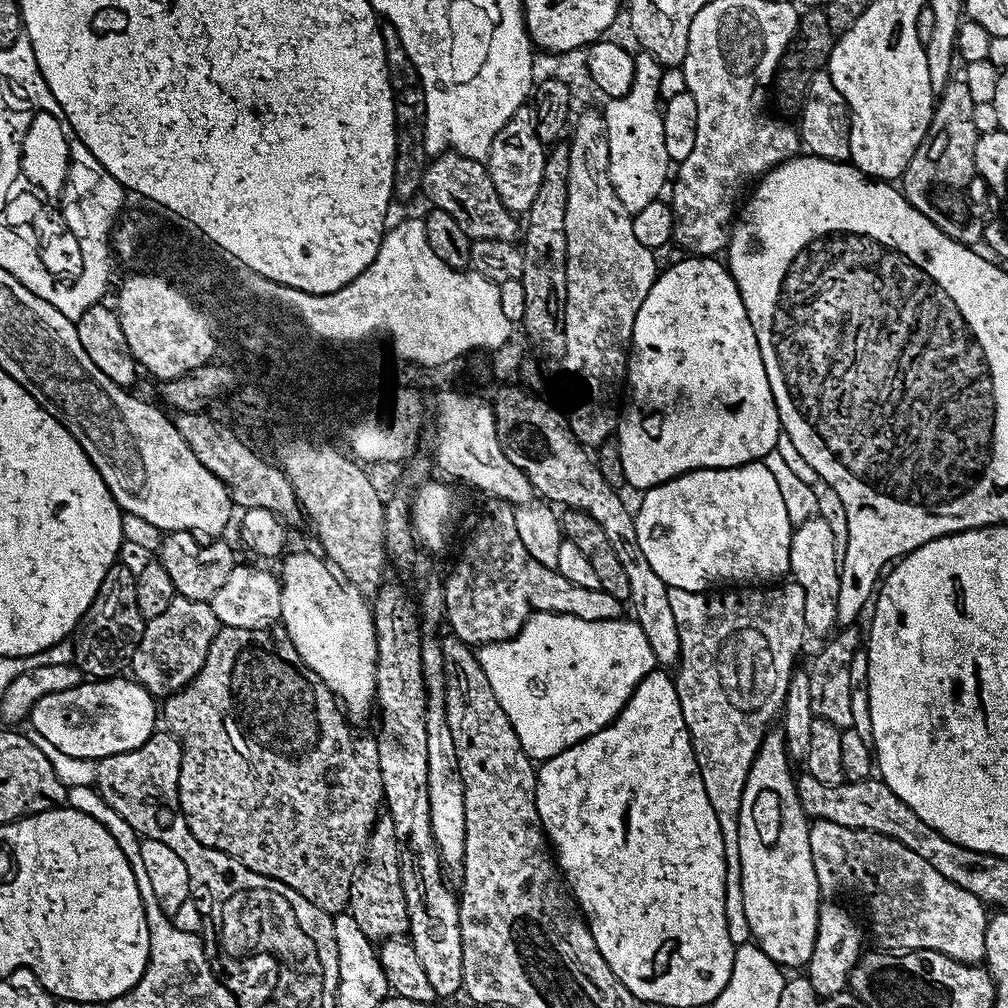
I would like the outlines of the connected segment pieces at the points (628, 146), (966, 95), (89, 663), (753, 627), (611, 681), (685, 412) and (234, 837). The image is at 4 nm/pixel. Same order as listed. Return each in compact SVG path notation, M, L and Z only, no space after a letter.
M643 50L637 51L634 59L636 65L630 90L624 96L609 99L608 105L602 108L608 145L610 146L610 182L618 194L622 206L629 214L642 210L642 206L650 206L650 202L654 202L661 195L660 191L663 188L665 191L670 180L670 161L666 154L663 118L661 116L660 72L662 73L662 66L649 52Z
M962 78L949 79L947 86L938 94L938 101L935 103L932 121L924 136L924 141L918 146L914 158L910 158L902 177L902 191L910 202L910 206L926 214L926 218L930 218L930 222L934 222L934 226L938 226L942 234L954 238L954 242L969 246L979 245L983 241L985 226L985 221L976 217L976 212L968 201L968 183L971 182L972 176L974 180L977 175L974 162L974 146L978 135L974 126L975 105L967 82Z
M117 562L106 570L106 578L102 578L102 586L98 586L98 594L88 607L88 613L80 621L80 627L74 636L74 663L81 673L88 678L116 678L120 672L129 667L134 658L134 650L138 650L138 642L144 633L145 618L142 610L138 610L138 590L136 589L136 572L128 569L123 562Z
M795 582L707 592L669 588L668 593L674 622L678 622L680 643L680 663L674 672L676 689L702 782L706 786L706 798L710 798L718 826L722 826L722 842L726 850L726 931L730 934L730 942L739 946L752 940L750 922L746 922L746 906L742 902L742 862L738 854L742 790L746 790L746 778L764 736L773 727L772 719L781 715L788 683L797 667L796 655L806 637L806 594L802 594L802 586Z
M533 612L514 638L479 645L478 659L486 678L490 678L490 690L494 690L498 706L506 710L522 750L534 762L549 760L611 724L634 694L638 682L657 667L654 650L650 650L650 642L635 619L590 622L559 612Z
M689 255L684 259L688 260L678 261L679 259L677 259L675 262L669 263L668 267L657 275L656 281L650 286L650 294L646 294L646 302L642 302L642 306L634 318L630 345L632 353L628 357L626 373L628 405L619 413L618 427L614 433L614 439L619 444L622 454L624 483L629 489L632 487L647 490L664 484L668 480L673 480L676 476L681 476L683 472L694 472L698 468L736 468L739 464L763 461L766 454L776 451L776 443L782 431L778 406L774 402L774 394L770 390L770 378L766 374L766 366L762 362L758 338L754 334L754 326L750 326L750 318L746 314L742 294L738 290L731 272L719 259L710 256Z
M223 626L216 632L214 642L210 644L210 650L206 656L206 662L202 666L202 670L198 670L198 674L191 680L186 687L175 692L173 696L167 697L162 704L162 720L166 723L167 731L171 732L177 740L180 741L180 749L182 750L182 766L178 774L178 802L182 814L186 818L186 826L190 830L190 834L194 834L194 838L198 838L198 842L202 842L202 846L210 846L214 850L222 850L227 856L232 856L238 862L242 862L242 866L246 866L250 870L254 870L263 876L274 878L278 882L282 882L286 886L290 886L294 890L298 890L298 894L302 894L302 898L306 898L306 902L310 902L314 906L318 906L329 914L343 913L348 907L348 899L350 898L350 886L352 885L352 877L356 875L358 869L363 865L368 851L368 839L372 833L373 826L376 825L376 819L382 815L382 805L384 799L384 783L382 782L382 770L380 769L380 746L375 739L372 740L368 736L360 736L355 740L352 737L352 728L349 717L346 715L341 703L337 700L336 695L328 689L326 682L322 682L322 678L318 678L318 674L314 674L314 670L310 670L310 666L306 666L306 662L302 662L302 658L298 654L298 650L288 639L287 635L279 634L275 636L275 631L267 628L225 628Z

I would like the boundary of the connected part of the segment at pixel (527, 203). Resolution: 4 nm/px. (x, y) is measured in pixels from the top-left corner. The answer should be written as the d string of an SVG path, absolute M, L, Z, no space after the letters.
M528 106L519 108L510 122L498 130L486 161L490 182L494 182L494 190L498 190L498 198L502 198L502 206L506 206L506 210L514 214L526 214L530 206L534 206L534 198L538 198L538 186L542 186L545 155L546 145L536 133L533 109Z

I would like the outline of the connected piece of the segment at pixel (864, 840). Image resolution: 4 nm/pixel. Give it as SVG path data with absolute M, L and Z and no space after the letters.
M818 819L811 821L808 833L810 858L814 858L814 874L818 874L821 897L840 898L836 896L844 896L849 892L858 903L864 904L868 911L867 931L870 936L872 931L872 936L880 943L881 949L893 954L934 950L963 964L979 965L983 961L990 916L989 913L984 913L987 912L985 904L974 898L970 890L962 890L962 886L938 874L930 862L892 837Z

